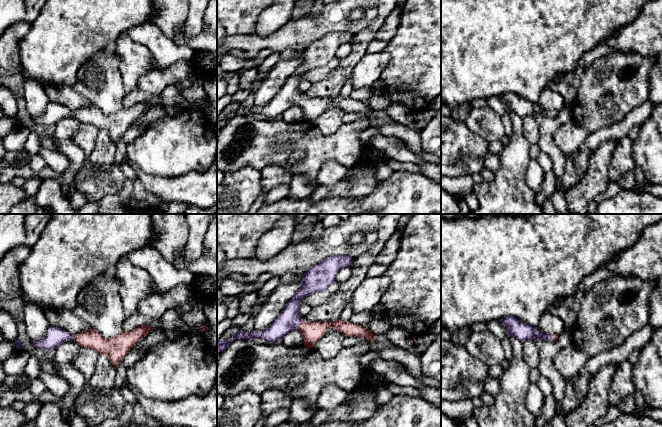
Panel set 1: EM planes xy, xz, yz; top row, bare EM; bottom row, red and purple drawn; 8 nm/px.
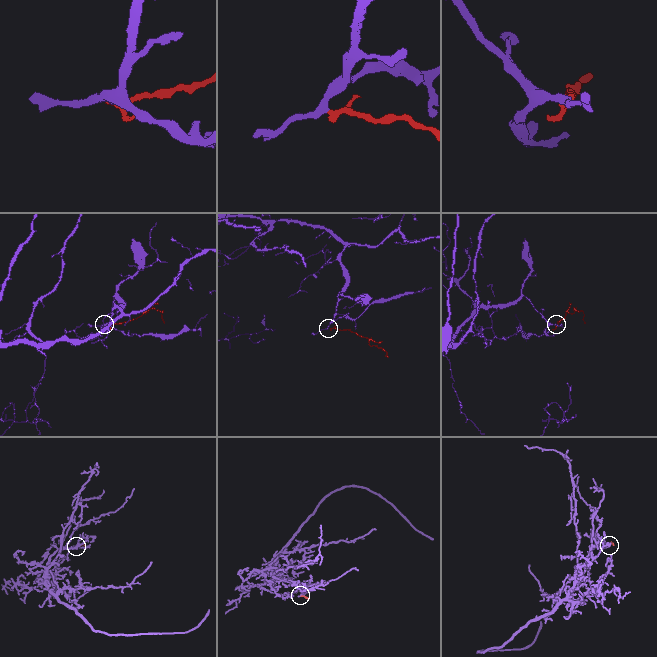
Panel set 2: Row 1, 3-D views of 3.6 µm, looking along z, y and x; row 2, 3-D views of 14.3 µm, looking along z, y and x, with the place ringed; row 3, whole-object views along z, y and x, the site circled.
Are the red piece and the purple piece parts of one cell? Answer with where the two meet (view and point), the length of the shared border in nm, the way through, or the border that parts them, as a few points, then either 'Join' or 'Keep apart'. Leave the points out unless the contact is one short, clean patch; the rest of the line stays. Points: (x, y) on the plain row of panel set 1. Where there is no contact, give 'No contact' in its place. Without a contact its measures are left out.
Touches red at xz (300, 100). Shared border 80 nm. Path across: xz (312, 107), (300, 100), (289, 95). Join

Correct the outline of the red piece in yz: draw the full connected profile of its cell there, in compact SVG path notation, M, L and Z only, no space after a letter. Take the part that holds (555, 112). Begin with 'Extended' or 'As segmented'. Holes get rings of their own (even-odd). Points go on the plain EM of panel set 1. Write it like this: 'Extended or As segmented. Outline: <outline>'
Extended. Outline: M508 92L505 94L500 95L502 100L506 103L507 106L507 113L514 112L519 115L521 118L524 116L534 116L536 113L541 115L550 117L550 116L557 116L559 111L548 111L541 108L537 103L532 103L525 98L512 93Z

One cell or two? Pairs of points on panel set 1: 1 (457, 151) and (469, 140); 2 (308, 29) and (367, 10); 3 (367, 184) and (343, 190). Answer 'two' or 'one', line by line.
1: one
2: one
3: one

